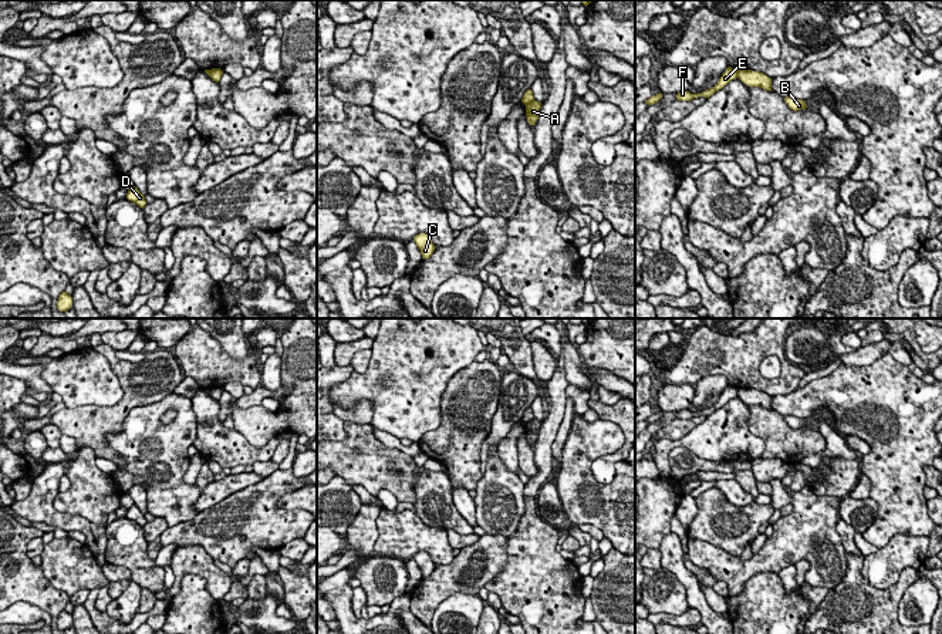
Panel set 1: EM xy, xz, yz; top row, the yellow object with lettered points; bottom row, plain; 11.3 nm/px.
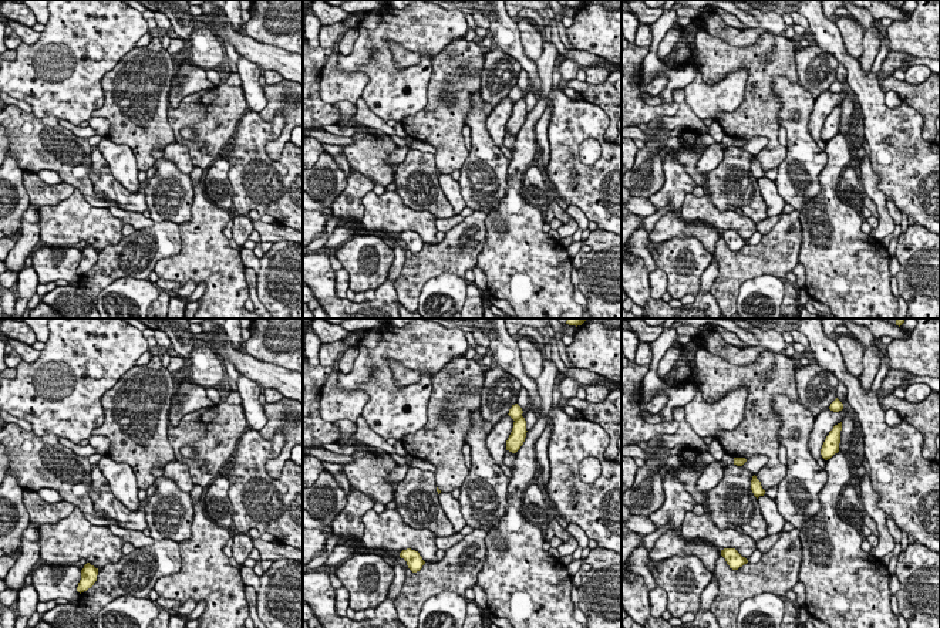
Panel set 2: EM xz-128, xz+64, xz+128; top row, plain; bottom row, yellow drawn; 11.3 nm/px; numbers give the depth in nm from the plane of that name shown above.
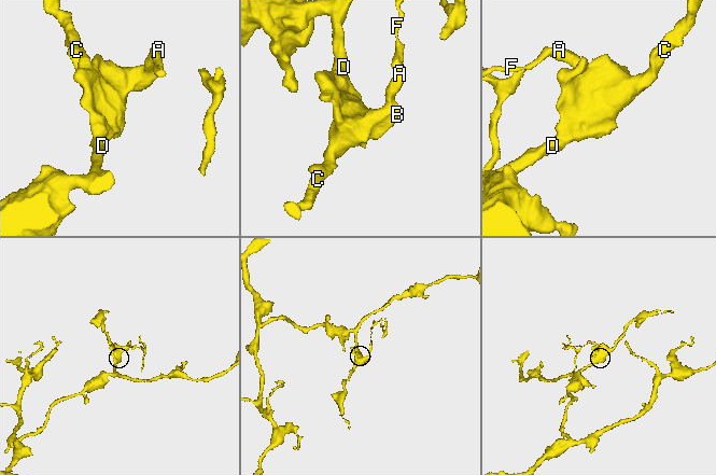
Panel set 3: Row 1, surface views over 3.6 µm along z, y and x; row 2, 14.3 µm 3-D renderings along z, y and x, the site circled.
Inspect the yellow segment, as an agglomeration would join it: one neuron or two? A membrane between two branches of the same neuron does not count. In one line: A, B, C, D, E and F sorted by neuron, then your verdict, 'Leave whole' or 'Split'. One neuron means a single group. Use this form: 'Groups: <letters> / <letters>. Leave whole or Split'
Groups: A B C D / E F. Split

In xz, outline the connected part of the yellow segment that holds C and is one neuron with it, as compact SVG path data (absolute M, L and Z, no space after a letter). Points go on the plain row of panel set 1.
M419 552L413 556L418 567L421 569L422 577L429 577L435 570L435 563L426 552Z

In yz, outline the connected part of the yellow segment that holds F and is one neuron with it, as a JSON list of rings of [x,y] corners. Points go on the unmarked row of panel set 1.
[[[727,385],[715,405],[712,405],[700,412],[691,412],[689,409],[681,409],[676,412],[676,418],[678,419],[691,419],[698,415],[709,417],[710,414],[713,414],[716,409],[722,408],[726,402],[729,402],[735,397],[737,397],[737,387]]]

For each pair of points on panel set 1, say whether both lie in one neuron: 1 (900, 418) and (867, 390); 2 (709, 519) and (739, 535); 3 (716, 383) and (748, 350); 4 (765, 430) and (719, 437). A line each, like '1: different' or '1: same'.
1: same
2: same
3: different
4: different

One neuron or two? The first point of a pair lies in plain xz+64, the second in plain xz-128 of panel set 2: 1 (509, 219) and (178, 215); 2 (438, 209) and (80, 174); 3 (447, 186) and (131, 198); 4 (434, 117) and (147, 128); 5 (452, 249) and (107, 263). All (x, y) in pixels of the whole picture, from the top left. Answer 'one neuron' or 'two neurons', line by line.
1: two neurons
2: two neurons
3: two neurons
4: one neuron
5: one neuron

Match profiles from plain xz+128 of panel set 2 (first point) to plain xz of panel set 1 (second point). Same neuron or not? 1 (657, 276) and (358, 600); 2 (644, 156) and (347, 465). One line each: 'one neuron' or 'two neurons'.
1: one neuron
2: two neurons

